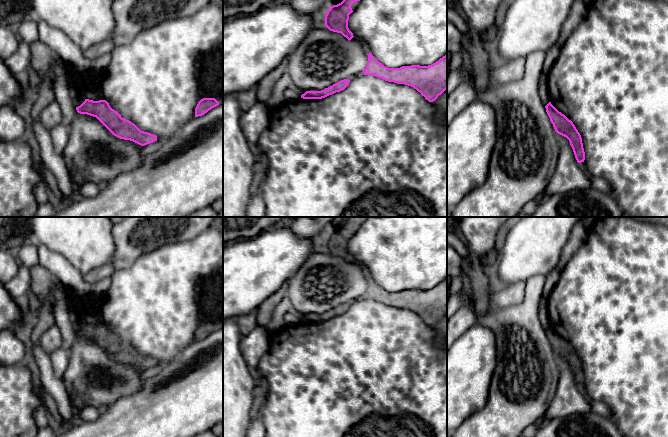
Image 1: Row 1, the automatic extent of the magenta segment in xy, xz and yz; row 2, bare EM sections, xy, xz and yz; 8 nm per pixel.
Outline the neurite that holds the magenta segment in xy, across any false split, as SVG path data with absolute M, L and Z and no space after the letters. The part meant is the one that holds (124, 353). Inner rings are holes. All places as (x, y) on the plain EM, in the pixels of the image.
M106 324L85 325L76 334L80 338L96 341L114 360L133 365L141 370L157 365L157 360L141 355L134 347L121 341Z

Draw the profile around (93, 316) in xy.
M92 307L85 315L86 323L99 325L102 324L102 316L98 310Z

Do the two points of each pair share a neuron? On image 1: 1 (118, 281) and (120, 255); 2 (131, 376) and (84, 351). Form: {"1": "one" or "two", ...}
{"1": "two", "2": "one"}

